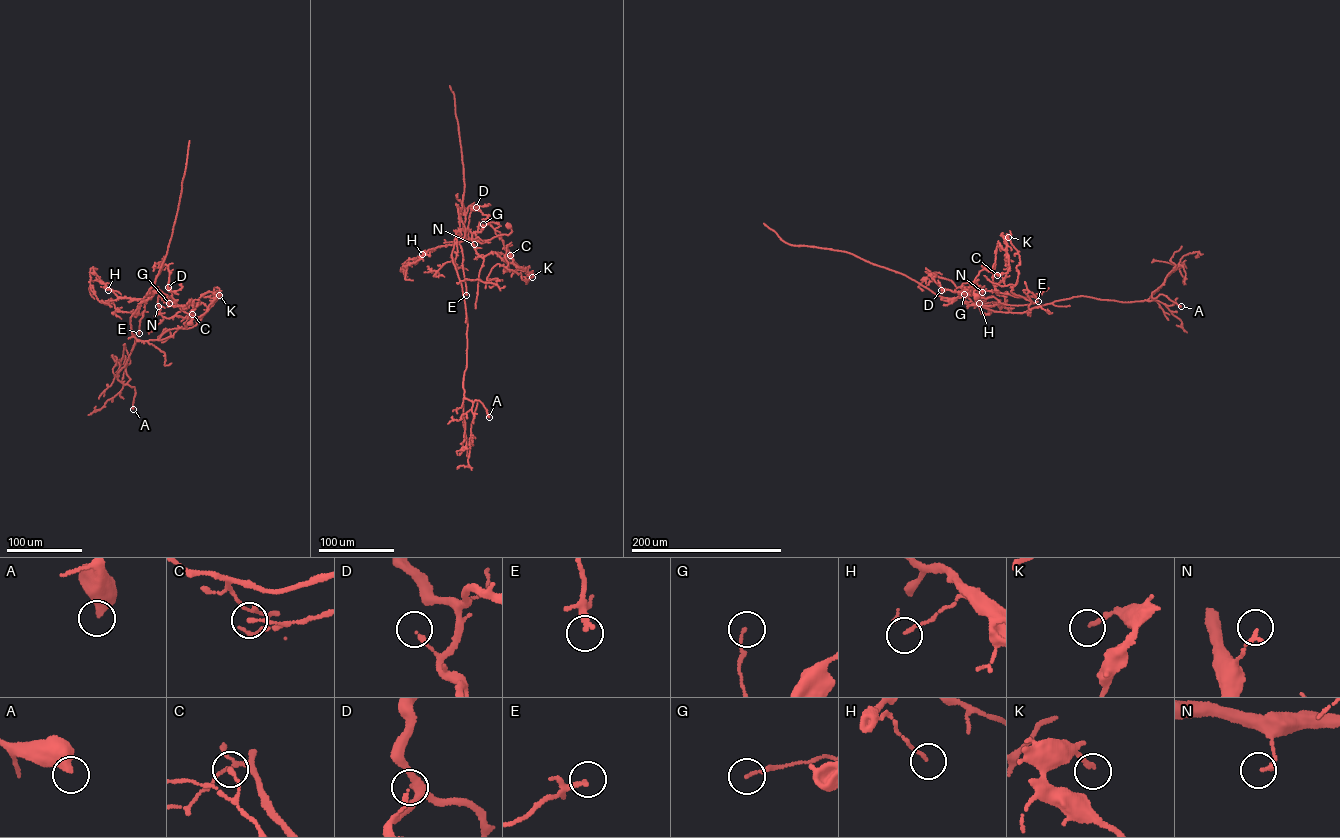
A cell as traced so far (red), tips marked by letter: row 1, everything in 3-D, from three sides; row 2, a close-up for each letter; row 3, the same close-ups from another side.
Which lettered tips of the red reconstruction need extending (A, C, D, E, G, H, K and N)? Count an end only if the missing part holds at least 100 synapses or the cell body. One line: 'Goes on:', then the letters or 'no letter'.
Goes on: no letter

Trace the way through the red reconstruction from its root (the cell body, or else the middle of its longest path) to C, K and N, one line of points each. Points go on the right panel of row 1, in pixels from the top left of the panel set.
C: (976, 297), (974, 291), (980, 285), (963, 283), (961, 287), (998, 292), (995, 286), (1006, 274), (997, 275)
K: (976, 297), (973, 282), (968, 296), (977, 306), (1029, 312), (1031, 301), (1011, 292), (1020, 261), (1008, 237)
N: (976, 297), (974, 291), (980, 285), (978, 287), (974, 282), (963, 283), (961, 287), (982, 292)

